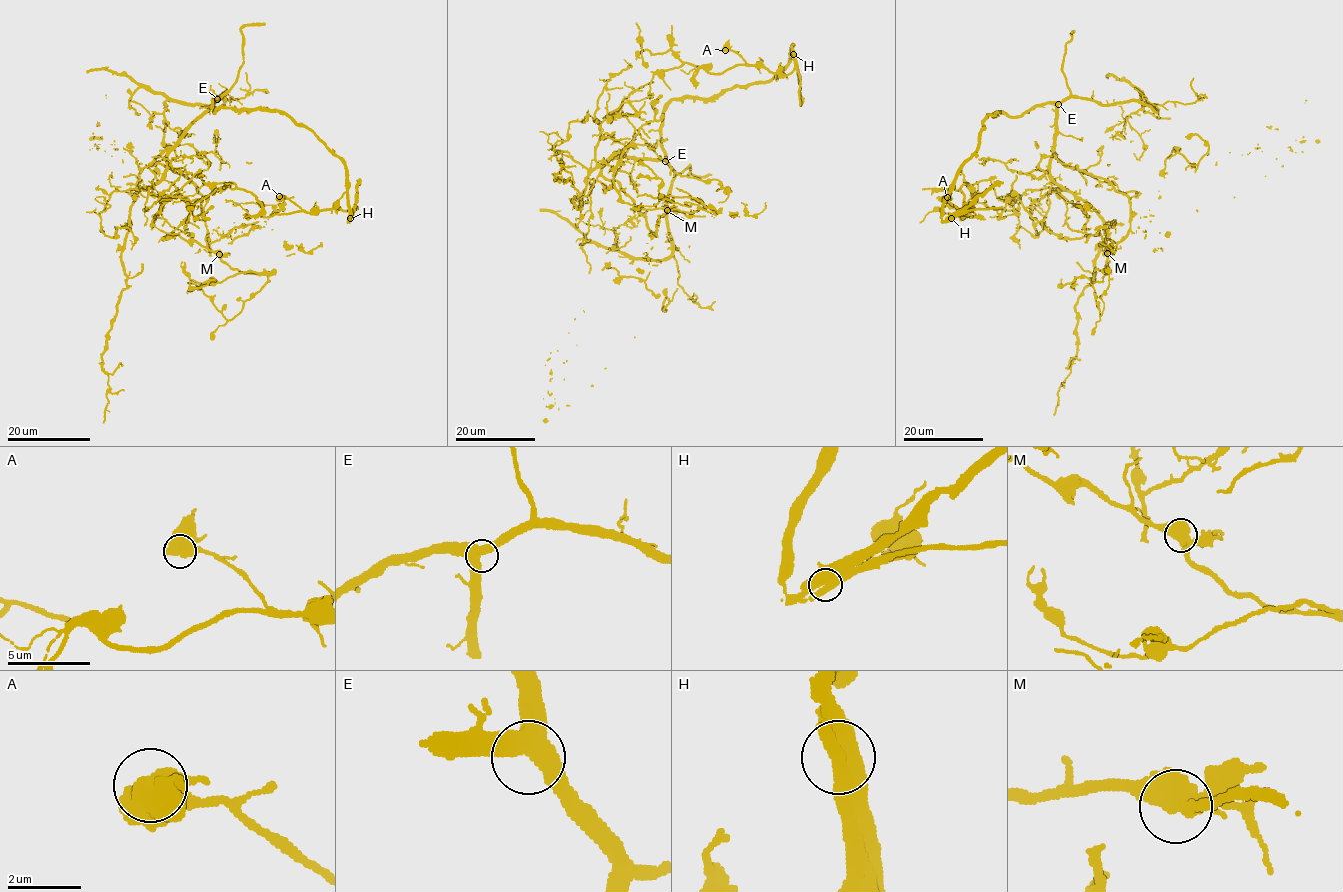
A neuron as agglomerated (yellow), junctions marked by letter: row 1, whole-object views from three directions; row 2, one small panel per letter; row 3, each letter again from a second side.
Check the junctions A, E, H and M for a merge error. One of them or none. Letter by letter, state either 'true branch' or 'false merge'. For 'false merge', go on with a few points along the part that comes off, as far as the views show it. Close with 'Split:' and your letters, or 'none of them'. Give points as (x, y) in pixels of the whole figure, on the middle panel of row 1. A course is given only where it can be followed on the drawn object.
A: true branch
E: true branch
H: false merge; course (793, 54), (785, 75), (748, 65), (708, 73), (640, 43), (646, 68)
M: true branch
Split: H

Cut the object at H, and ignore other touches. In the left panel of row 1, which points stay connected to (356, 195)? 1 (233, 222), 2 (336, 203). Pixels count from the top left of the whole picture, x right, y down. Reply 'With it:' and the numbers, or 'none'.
With it: 1

